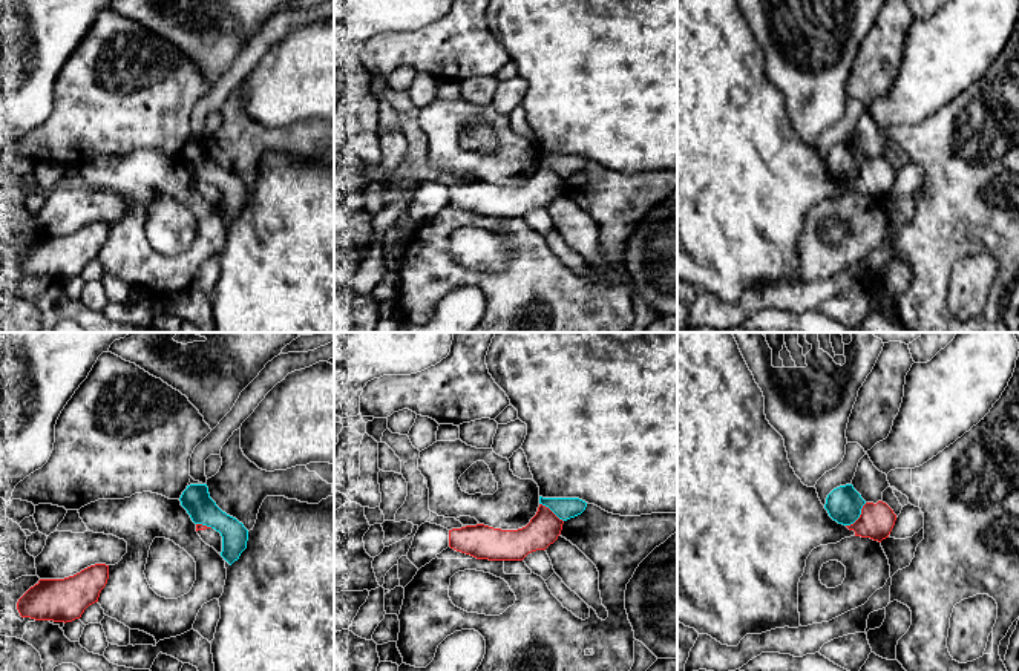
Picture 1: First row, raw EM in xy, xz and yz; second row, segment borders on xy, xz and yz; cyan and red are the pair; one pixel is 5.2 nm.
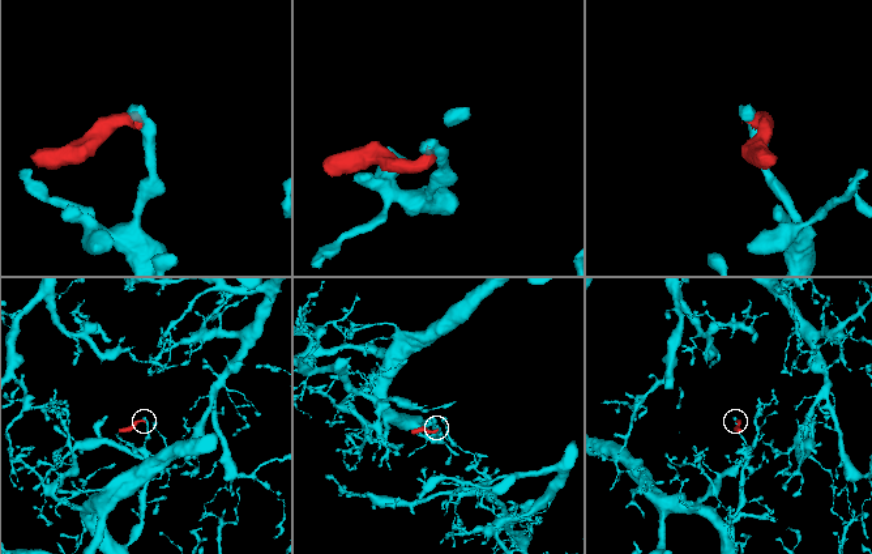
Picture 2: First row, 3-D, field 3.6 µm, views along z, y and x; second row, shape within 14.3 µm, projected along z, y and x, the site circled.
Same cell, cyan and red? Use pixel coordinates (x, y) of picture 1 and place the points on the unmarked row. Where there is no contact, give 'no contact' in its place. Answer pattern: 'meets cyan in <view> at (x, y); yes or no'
meets cyan in yz at (858, 173); no

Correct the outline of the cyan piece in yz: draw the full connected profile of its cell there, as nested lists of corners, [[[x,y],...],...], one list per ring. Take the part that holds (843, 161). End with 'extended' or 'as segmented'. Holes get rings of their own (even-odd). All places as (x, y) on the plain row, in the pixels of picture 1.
[[[846,141],[834,146],[827,152],[824,165],[838,181],[850,182],[860,175],[864,161],[866,158],[854,146],[854,142]]]; as segmented

